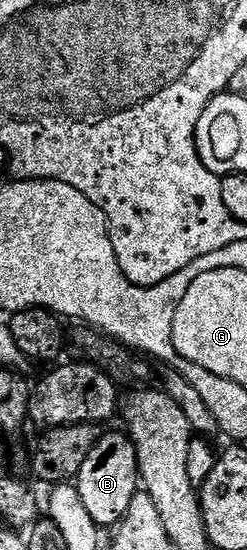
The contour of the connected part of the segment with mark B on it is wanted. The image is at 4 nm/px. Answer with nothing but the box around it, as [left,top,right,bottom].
[76,433,140,528]

